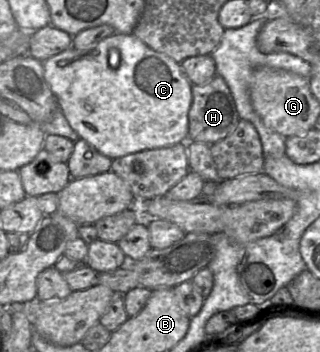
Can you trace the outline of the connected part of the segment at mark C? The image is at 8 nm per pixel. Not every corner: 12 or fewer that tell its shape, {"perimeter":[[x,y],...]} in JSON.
{"perimeter":[[134,34],[42,62],[116,159],[188,142],[192,84]]}

